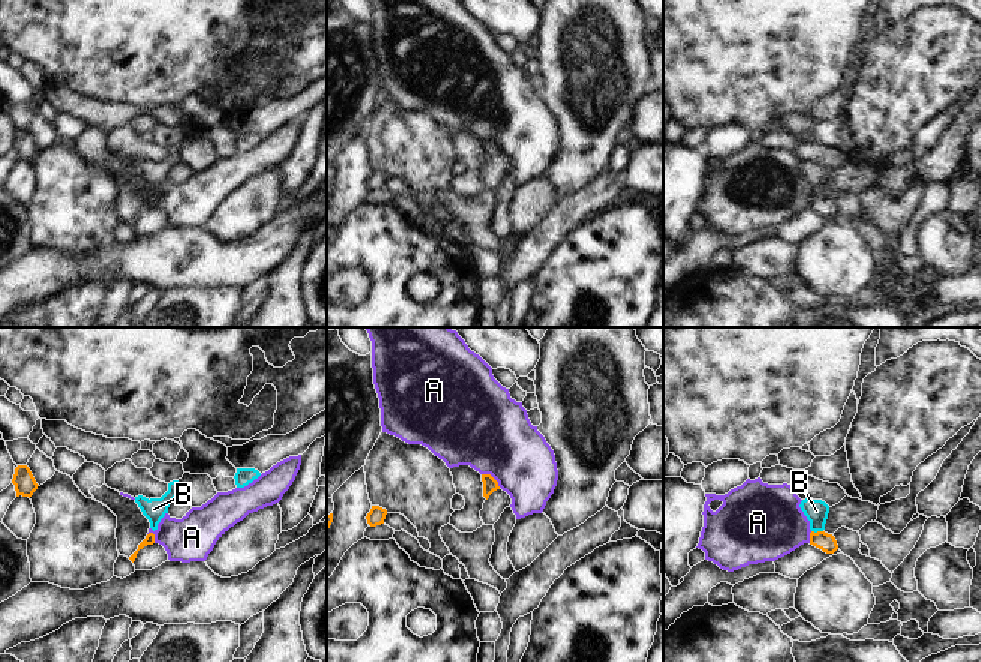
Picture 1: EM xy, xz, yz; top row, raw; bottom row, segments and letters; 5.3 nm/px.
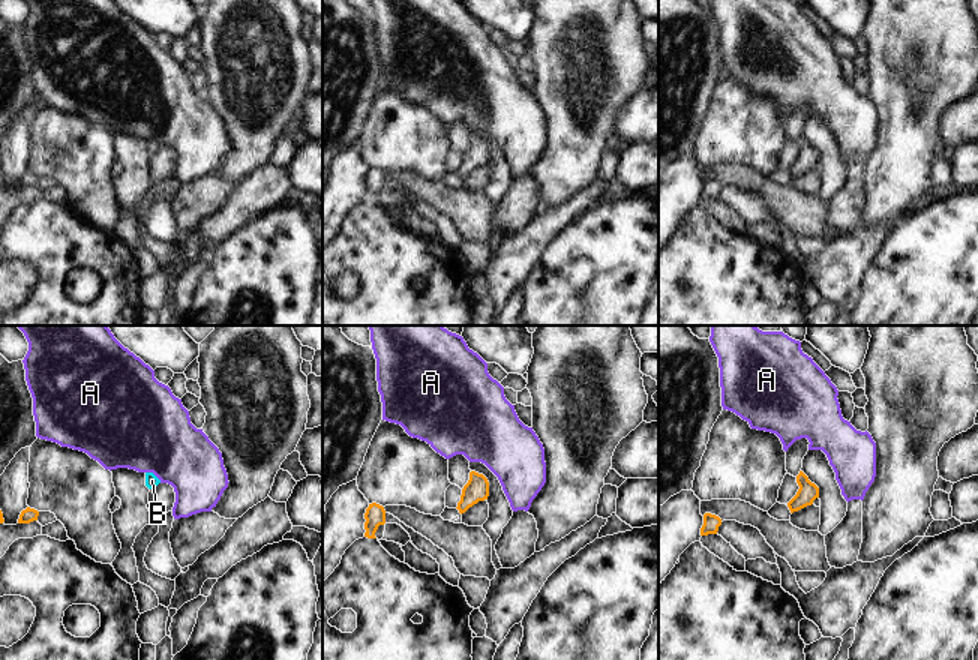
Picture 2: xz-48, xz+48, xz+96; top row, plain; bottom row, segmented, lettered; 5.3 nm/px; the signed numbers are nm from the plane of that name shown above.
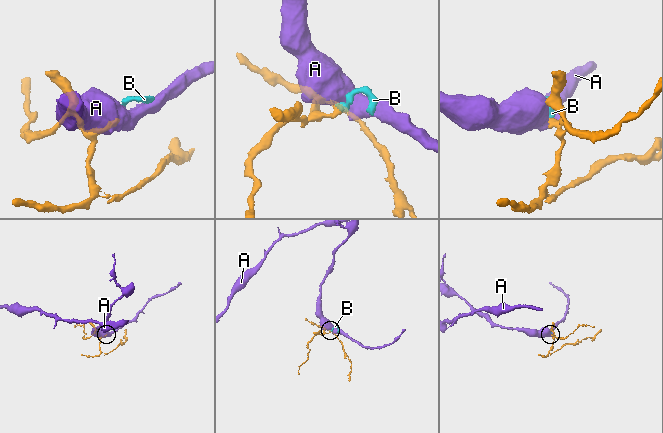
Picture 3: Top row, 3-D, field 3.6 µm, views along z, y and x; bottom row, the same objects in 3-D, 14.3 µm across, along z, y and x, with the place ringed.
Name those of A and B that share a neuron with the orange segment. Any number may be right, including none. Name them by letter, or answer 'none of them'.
B

